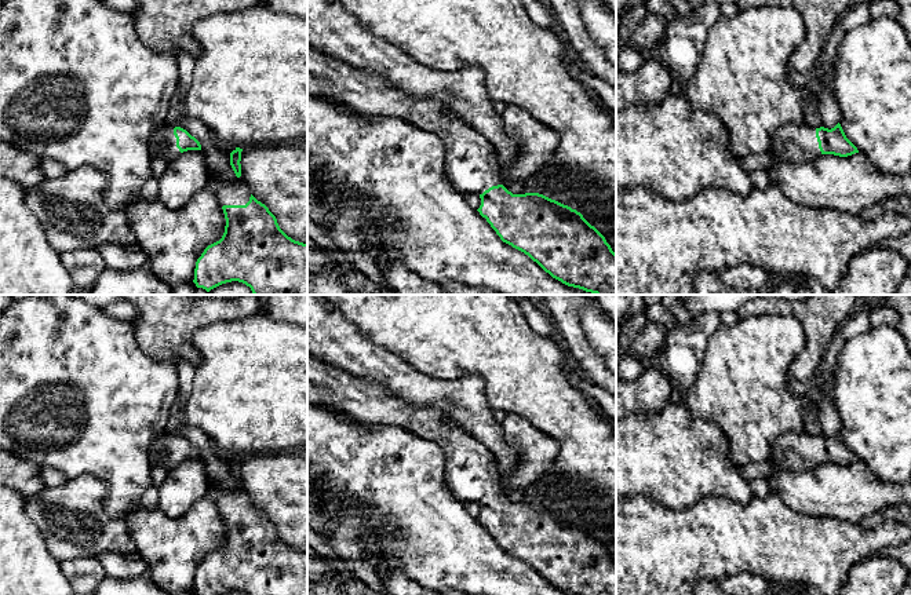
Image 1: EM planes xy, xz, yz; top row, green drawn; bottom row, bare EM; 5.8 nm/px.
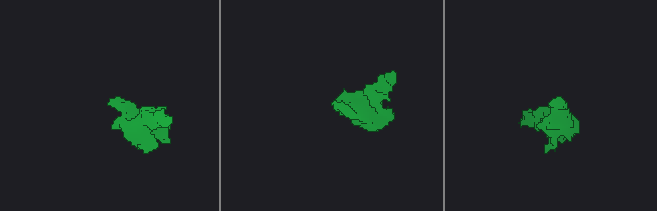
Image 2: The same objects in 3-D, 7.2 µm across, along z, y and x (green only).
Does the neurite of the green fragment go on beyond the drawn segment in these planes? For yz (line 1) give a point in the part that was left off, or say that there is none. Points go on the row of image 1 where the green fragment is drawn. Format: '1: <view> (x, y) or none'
1: yz (794, 142)

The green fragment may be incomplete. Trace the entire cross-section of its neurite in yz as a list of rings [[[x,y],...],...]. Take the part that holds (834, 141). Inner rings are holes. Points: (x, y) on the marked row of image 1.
[[[839,123],[831,129],[787,124],[773,132],[770,153],[791,163],[810,163],[820,154],[848,157],[859,150],[846,138]]]

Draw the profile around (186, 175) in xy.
[[[203,150],[181,153],[157,180],[158,200],[170,209],[183,208],[196,193],[212,186]]]

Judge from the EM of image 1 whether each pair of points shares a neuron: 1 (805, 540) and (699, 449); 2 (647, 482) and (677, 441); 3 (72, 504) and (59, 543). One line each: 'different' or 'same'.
1: different
2: same
3: same

